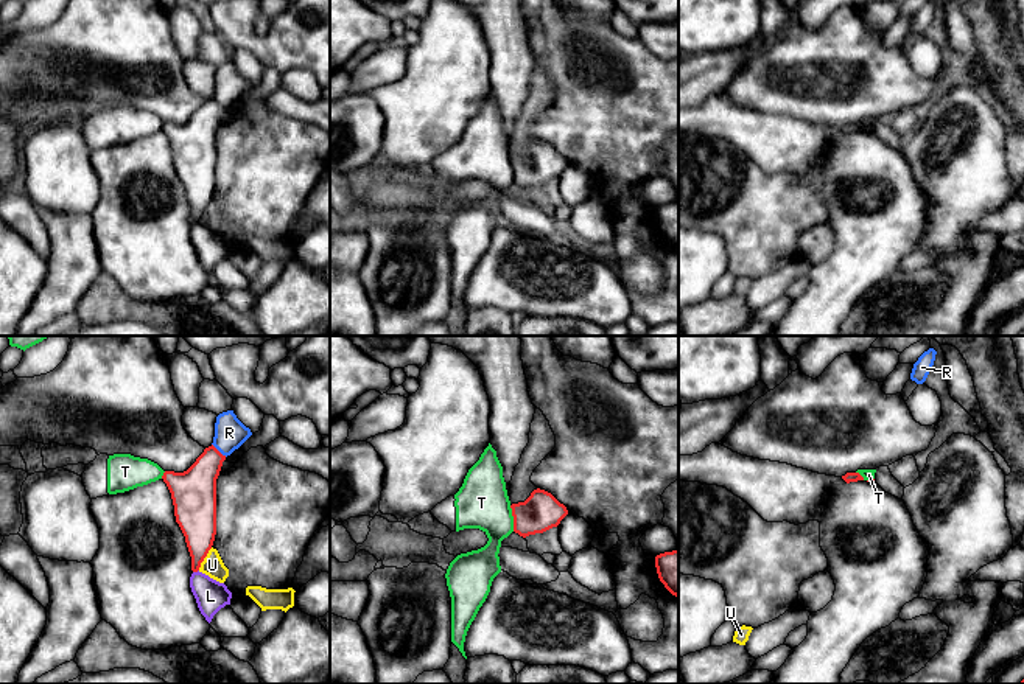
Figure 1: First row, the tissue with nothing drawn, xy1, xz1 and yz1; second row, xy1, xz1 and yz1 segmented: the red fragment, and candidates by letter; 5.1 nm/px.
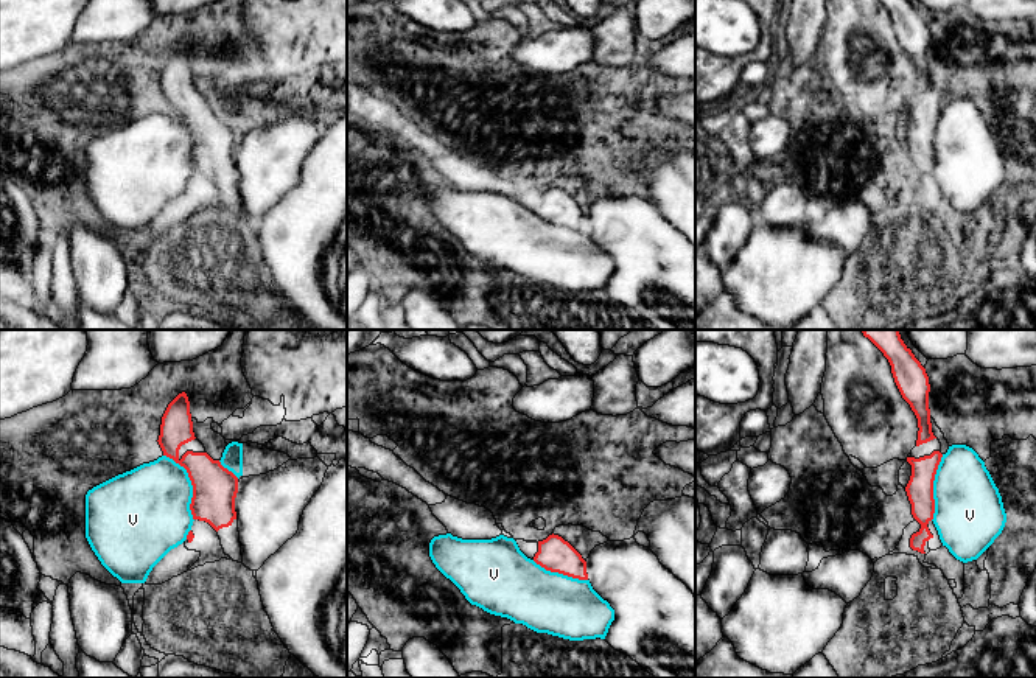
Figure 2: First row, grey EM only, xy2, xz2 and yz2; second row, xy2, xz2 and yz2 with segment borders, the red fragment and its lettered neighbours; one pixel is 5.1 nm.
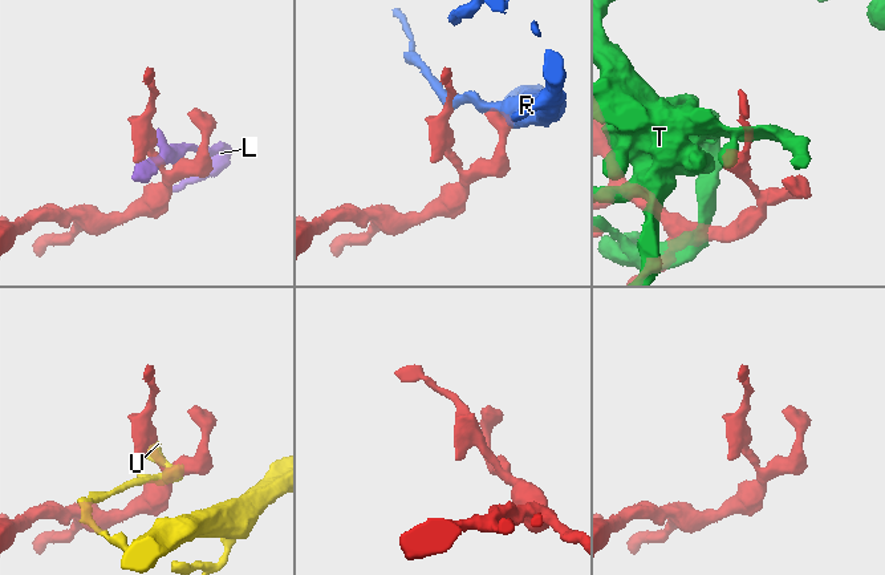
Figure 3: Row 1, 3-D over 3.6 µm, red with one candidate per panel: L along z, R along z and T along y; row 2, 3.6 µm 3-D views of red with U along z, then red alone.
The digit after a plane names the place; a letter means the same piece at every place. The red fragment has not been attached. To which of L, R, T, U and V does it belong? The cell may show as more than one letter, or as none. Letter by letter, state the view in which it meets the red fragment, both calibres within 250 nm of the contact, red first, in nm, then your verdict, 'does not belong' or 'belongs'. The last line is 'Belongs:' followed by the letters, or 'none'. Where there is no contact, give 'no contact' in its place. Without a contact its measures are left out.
L: contact in xy1; calibres 190 and 160 nm; does not belong
R: contact in xy1; calibres 240 and 160 nm; does not belong
T: contact in xz1; calibres 200 and 280 nm; does not belong
U: contact in xy1; calibres 220 and 110 nm; does not belong
V: contact in xy2; calibres 220 and 420 nm; does not belong
Belongs: none

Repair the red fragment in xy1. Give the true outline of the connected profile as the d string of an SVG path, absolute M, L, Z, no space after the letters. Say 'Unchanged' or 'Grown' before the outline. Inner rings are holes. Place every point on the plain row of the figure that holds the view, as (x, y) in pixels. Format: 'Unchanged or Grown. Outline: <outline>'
Unchanged. Outline: M212 96L187 123L165 123L162 127L171 145L176 174L185 188L193 224L199 222L215 193L216 131L224 112L226 107Z

